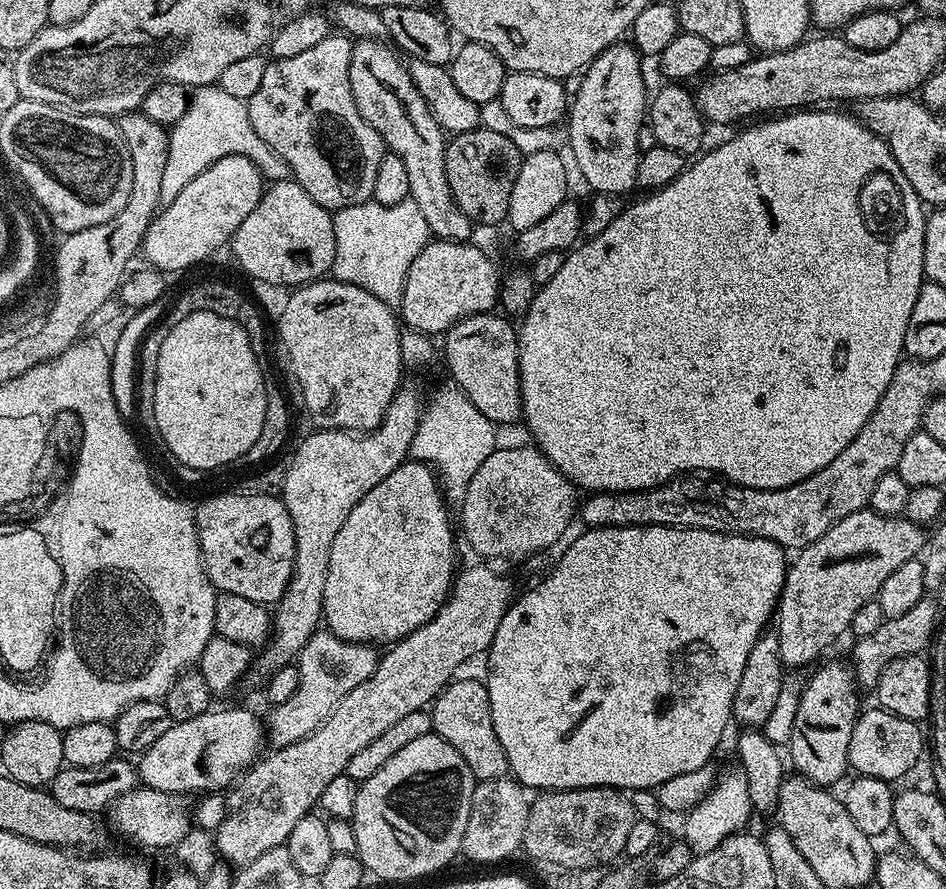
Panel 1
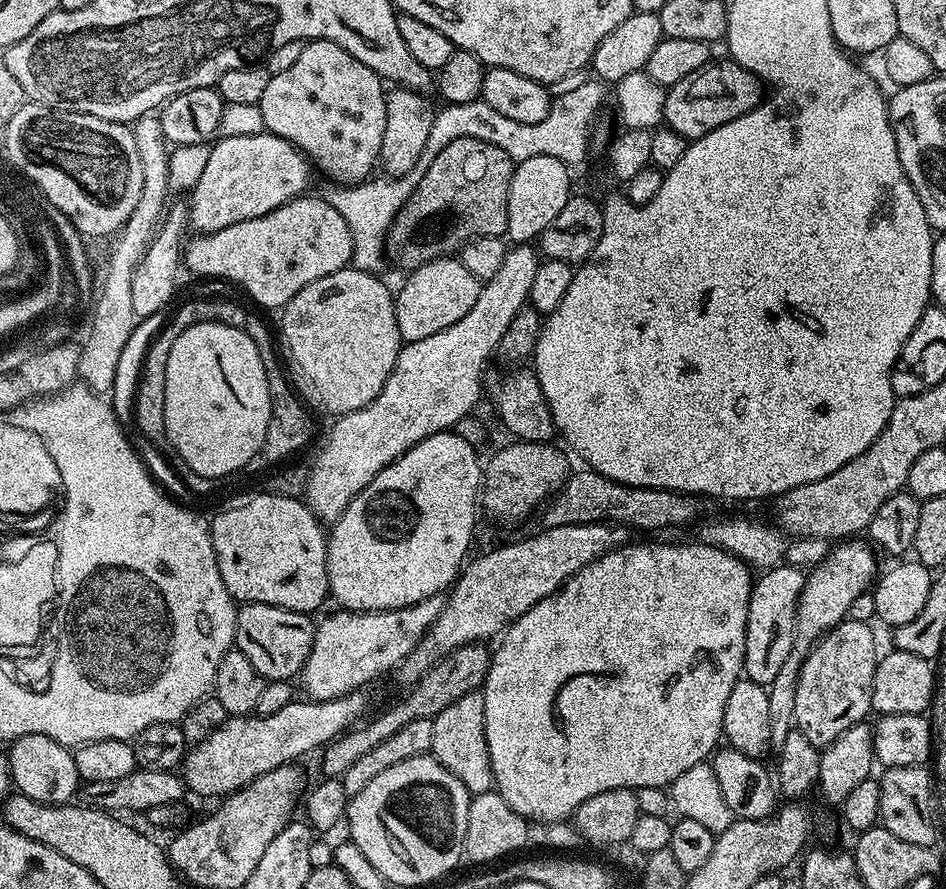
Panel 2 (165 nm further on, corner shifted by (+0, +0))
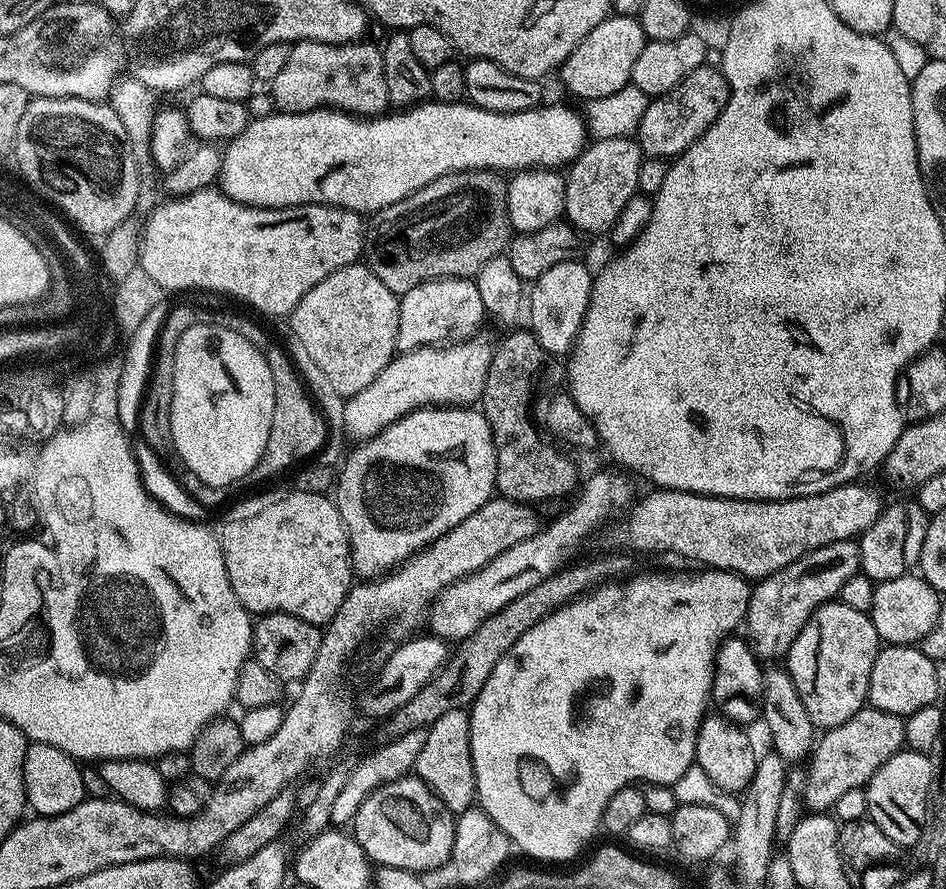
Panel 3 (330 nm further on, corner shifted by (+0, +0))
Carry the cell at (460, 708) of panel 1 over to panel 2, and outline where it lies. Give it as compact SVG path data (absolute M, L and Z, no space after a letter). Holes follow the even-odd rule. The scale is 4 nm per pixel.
M477 690L458 698L442 710L442 714L431 719L434 726L434 742L431 755L436 757L462 786L472 795L493 791L492 767L490 766L490 750L486 746L486 702L483 691Z

